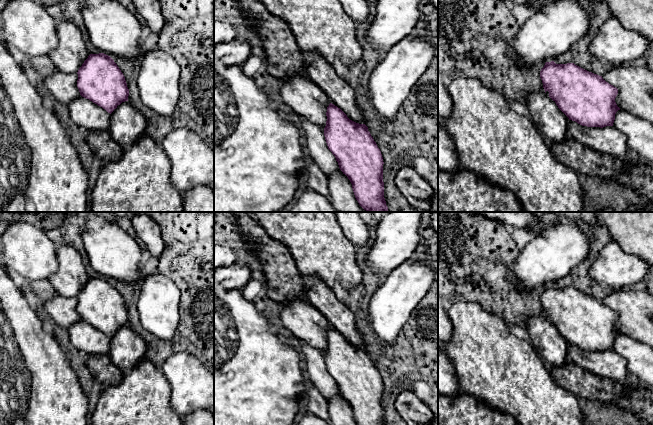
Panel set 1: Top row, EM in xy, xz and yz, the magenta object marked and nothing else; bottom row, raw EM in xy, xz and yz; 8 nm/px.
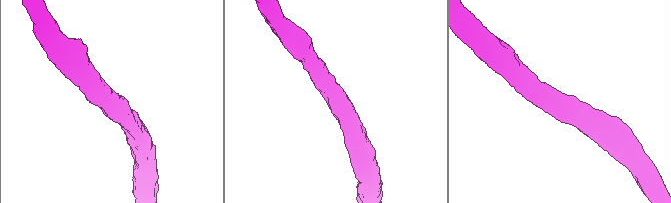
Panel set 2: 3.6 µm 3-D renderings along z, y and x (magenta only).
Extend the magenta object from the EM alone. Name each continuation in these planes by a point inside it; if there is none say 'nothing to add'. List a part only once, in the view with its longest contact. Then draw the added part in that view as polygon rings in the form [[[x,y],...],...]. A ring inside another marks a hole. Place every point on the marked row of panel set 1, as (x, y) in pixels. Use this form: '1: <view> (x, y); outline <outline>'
1: yz (608, 140); outline [[[569,120],[568,133],[585,147],[614,157],[624,157],[630,150],[626,137],[614,126],[587,127]]]

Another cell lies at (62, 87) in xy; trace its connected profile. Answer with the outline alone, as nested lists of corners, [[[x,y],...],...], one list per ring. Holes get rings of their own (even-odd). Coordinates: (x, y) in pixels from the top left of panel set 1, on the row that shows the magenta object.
[[[66,20],[55,21],[58,43],[56,49],[48,57],[57,68],[57,71],[47,78],[41,79],[40,90],[48,93],[56,102],[67,105],[81,96],[77,87],[77,72],[90,53],[86,49],[82,32],[77,25]]]

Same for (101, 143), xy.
[[[95,131],[87,138],[93,153],[103,164],[119,160],[124,148],[114,141],[108,131]]]

